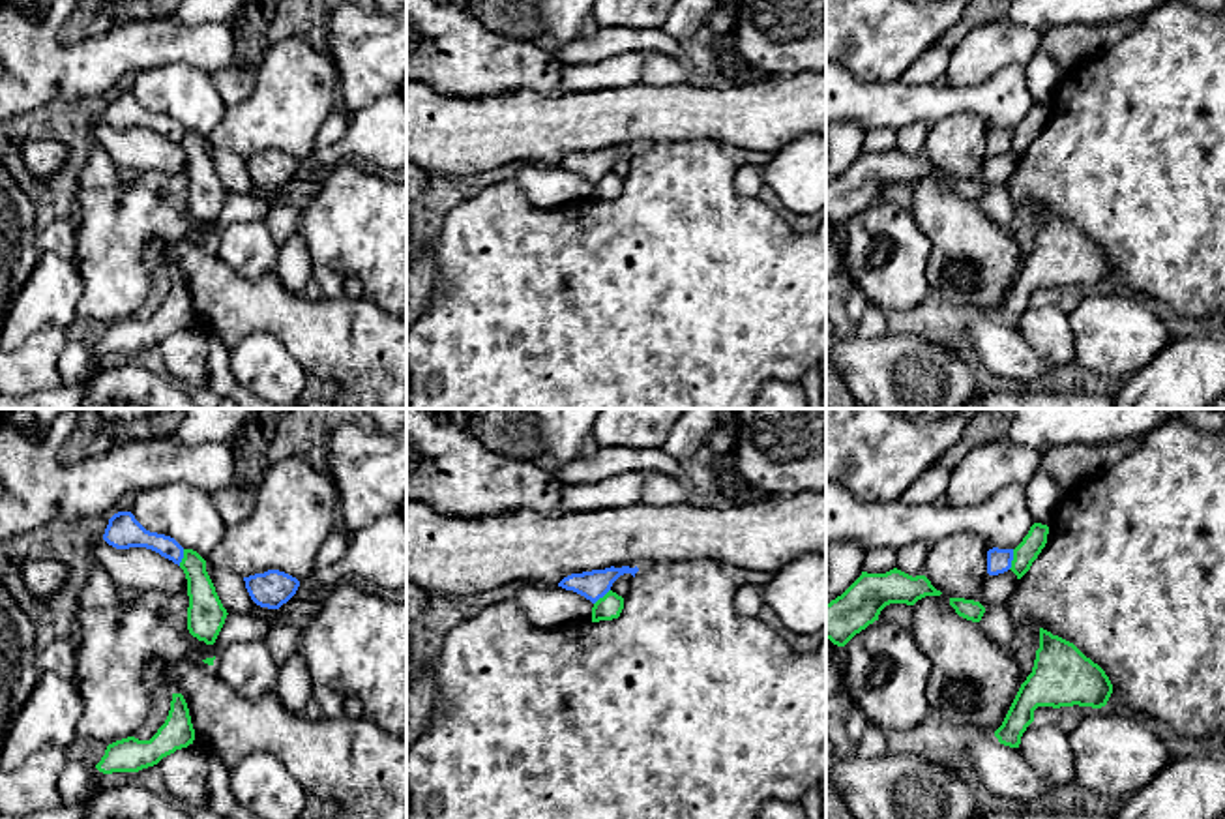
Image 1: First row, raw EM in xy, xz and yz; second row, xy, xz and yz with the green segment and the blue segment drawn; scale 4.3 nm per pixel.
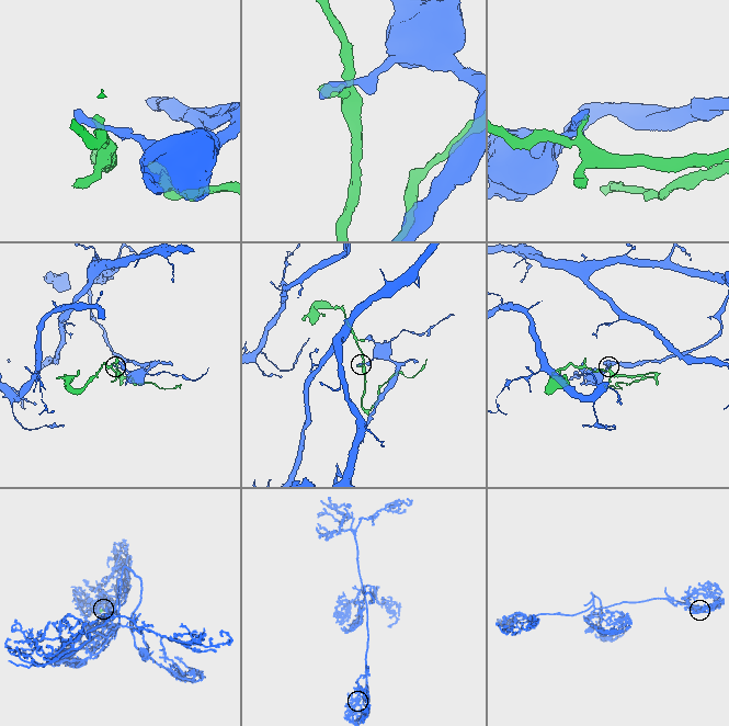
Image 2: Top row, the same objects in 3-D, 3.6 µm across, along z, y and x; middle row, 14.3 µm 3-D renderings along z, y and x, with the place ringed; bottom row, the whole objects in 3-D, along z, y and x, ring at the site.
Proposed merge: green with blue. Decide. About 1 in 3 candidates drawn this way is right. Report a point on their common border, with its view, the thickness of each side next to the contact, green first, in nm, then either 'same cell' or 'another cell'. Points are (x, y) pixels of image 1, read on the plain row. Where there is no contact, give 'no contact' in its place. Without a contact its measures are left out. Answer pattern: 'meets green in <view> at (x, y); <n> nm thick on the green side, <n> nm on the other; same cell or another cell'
meets green in yz at (1014, 139); 100 nm thick on the green side, 110 nm on the other; another cell

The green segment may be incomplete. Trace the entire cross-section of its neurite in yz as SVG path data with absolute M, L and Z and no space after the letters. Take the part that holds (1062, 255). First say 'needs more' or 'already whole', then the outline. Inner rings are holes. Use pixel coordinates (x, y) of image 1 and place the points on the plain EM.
already whole; M1040 208L1040 229L1036 231L1032 253L1021 264L995 317L1004 326L1019 328L1038 287L1079 285L1101 289L1111 274L1113 264L1098 244L1073 223Z

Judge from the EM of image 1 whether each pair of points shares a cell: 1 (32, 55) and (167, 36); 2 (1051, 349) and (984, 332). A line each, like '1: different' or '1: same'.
1: same
2: different

